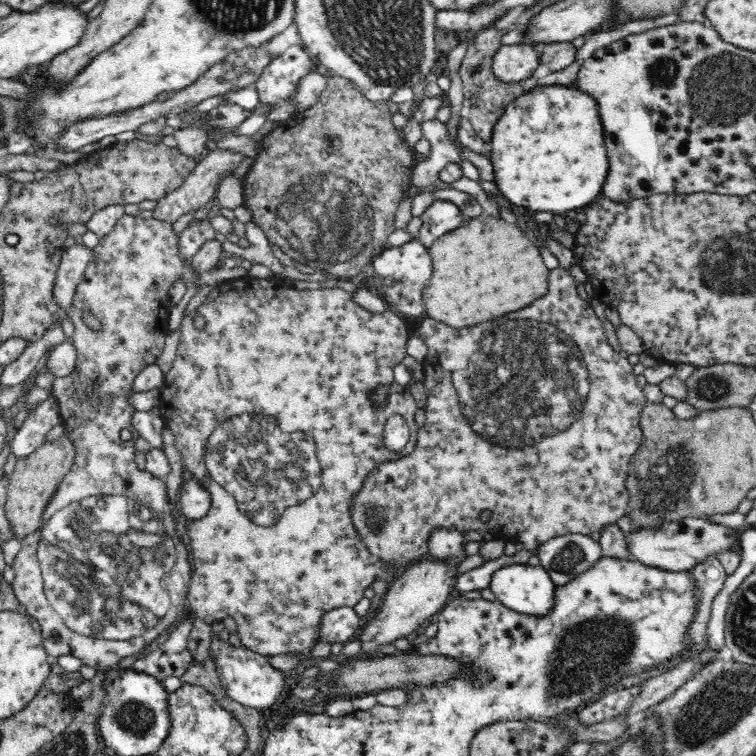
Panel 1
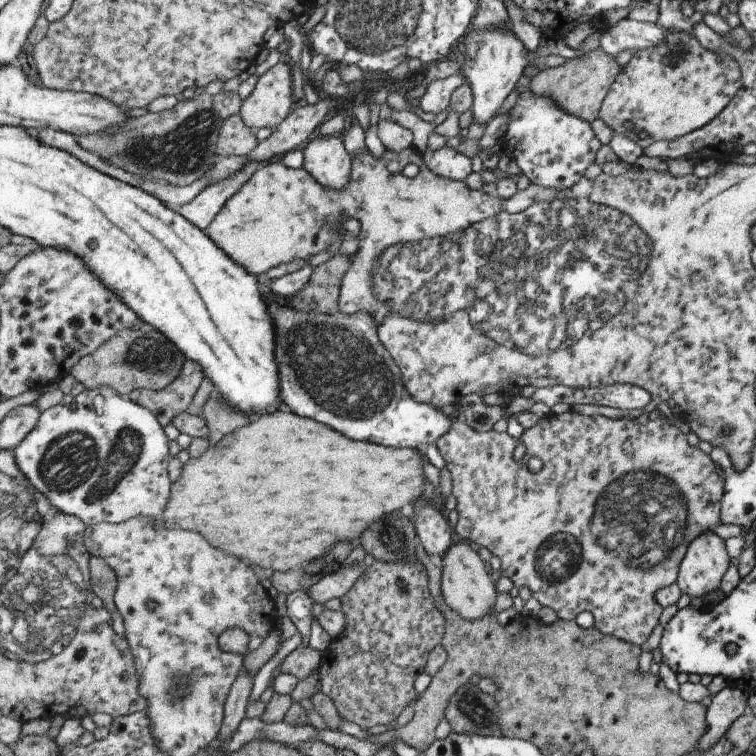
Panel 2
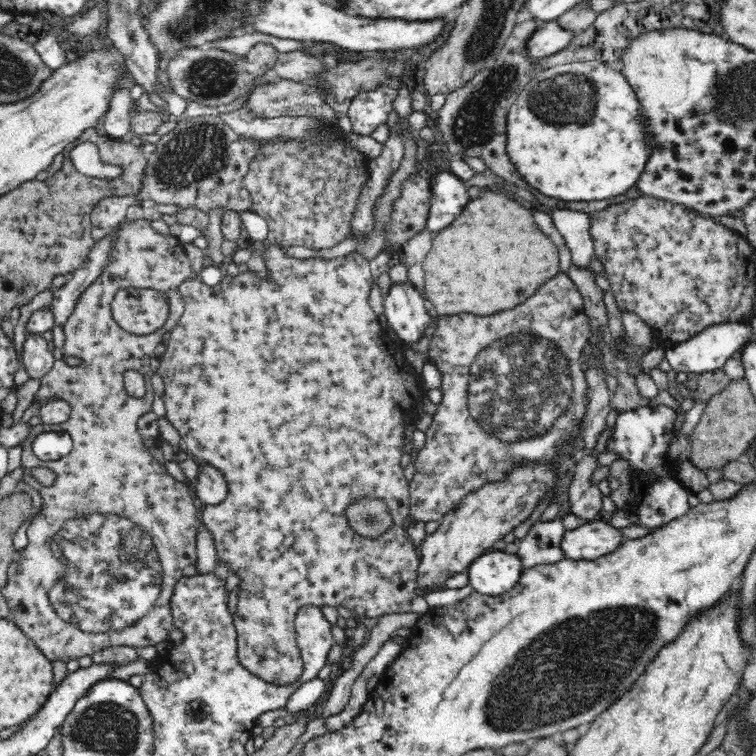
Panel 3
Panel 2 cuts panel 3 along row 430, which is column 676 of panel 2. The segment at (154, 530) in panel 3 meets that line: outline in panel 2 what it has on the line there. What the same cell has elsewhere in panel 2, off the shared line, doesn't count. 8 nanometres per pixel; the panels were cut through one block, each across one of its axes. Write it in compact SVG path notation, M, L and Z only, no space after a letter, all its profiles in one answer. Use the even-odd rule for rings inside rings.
M667 28L667 30L663 30L663 38L665 38L665 42L659 48L645 48L645 50L639 50L633 54L633 58L623 66L621 74L611 84L607 96L601 104L601 110L599 110L599 118L613 130L613 134L629 136L631 140L639 142L639 146L643 150L655 142L673 142L673 140L687 136L689 132L703 128L705 124L715 120L715 116L719 116L719 112L723 112L723 108L727 108L731 98L741 88L741 70L739 70L739 64L731 56L703 48L703 44L699 44L699 40L691 34L687 34L685 30L677 32L675 28ZM673 56L681 56L681 60L671 60ZM625 122L631 122L635 126L635 130L639 130L639 132L637 134L627 132L623 128ZM643 132L647 132L647 138L639 140L639 136L643 136Z

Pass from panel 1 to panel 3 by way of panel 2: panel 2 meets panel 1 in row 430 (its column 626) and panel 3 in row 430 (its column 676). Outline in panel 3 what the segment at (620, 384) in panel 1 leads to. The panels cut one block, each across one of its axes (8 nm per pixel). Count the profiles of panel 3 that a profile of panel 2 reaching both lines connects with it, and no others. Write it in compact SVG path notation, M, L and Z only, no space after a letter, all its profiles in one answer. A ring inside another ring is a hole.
M556 274L554 278L550 278L548 282L544 282L534 296L530 296L526 302L522 302L520 306L512 308L512 310L504 310L492 316L476 316L476 314L456 314L456 316L440 316L432 342L430 342L430 350L428 350L428 362L432 362L440 374L442 374L442 402L436 410L436 416L432 418L432 426L426 430L426 446L424 450L416 450L414 452L414 464L416 464L416 474L414 480L408 482L410 486L410 518L412 524L422 522L440 522L450 510L458 508L460 502L464 502L464 498L476 490L480 490L486 484L494 484L494 482L502 482L506 478L506 474L510 470L514 470L518 464L550 464L556 470L556 480L552 484L552 490L546 494L544 500L550 500L550 494L556 490L556 482L560 480L562 474L566 474L572 466L574 466L574 454L570 452L568 456L564 456L562 446L566 442L572 442L576 438L582 436L582 422L588 414L588 406L586 406L586 398L588 398L588 380L586 374L580 370L580 364L584 362L584 348L590 342L590 322L588 322L588 314L584 308L584 298L578 292L576 284L572 282L572 278L568 274Z

